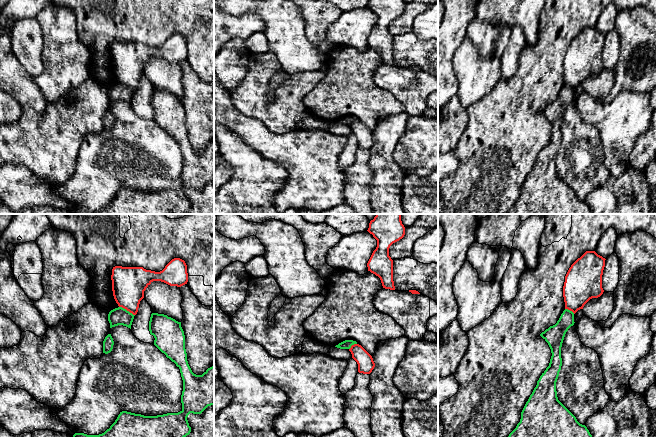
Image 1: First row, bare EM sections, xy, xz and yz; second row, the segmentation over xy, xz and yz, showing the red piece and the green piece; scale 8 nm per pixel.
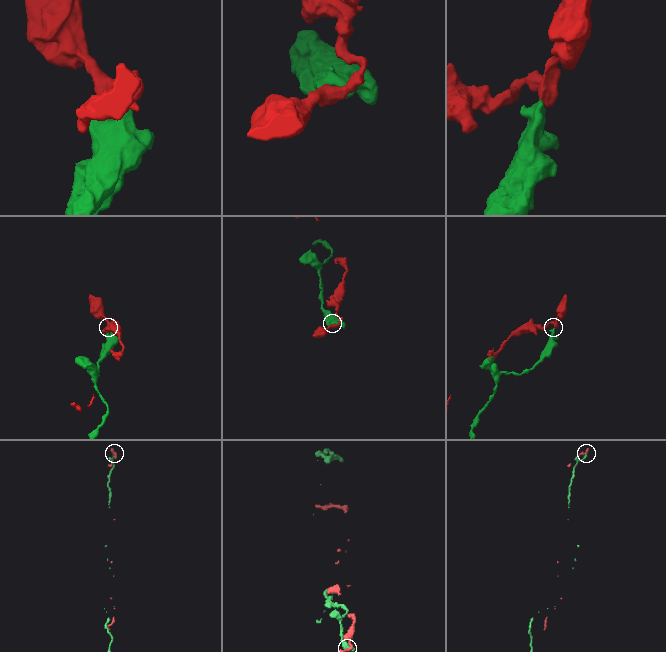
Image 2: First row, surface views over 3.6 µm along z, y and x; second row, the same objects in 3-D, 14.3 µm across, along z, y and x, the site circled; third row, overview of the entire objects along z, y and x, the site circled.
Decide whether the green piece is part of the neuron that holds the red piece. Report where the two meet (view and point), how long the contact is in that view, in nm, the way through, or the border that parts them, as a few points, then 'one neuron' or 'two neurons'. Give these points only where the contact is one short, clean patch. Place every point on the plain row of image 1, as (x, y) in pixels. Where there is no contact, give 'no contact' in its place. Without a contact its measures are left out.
xy (127, 86) | 150 nm | along xy (119, 82), (134, 91) | two neurons

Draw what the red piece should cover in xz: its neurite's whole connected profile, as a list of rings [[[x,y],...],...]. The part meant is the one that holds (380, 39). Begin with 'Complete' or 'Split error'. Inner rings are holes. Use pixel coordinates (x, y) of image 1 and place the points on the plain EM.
Complete. [[[369,0],[367,7],[377,16],[377,23],[367,39],[368,47],[380,54],[383,64],[395,66],[389,24],[404,13],[405,3],[403,0]]]

